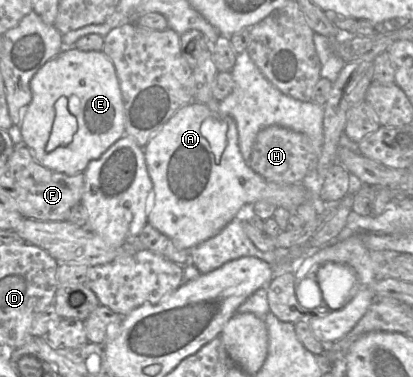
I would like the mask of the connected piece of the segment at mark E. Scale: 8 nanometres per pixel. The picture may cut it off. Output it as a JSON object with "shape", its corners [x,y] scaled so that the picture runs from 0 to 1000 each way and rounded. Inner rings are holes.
{"shape":[[[153,125],[153,133],[143,138],[136,149],[116,159],[77,204],[73,215],[73,239],[77,249],[77,265],[68,284],[61,292],[61,302],[53,313],[51,324],[51,355],[56,366],[56,382],[63,385],[70,398],[77,403],[85,424],[109,446],[116,446],[126,454],[155,459],[162,464],[184,464],[189,459],[201,459],[213,438],[213,432],[223,424],[237,422],[245,416],[245,411],[269,387],[274,385],[283,371],[295,366],[303,358],[303,297],[300,297],[300,268],[291,236],[288,212],[281,196],[278,178],[271,167],[271,162],[247,138],[247,135],[199,135],[194,130],[186,130],[182,125]],[[172,252],[184,252],[191,257],[194,265],[194,284],[191,297],[184,308],[189,340],[184,353],[179,355],[174,374],[160,385],[160,387],[143,387],[136,395],[131,395],[123,403],[111,401],[111,385],[126,345],[128,324],[133,316],[133,286],[131,276],[138,268],[140,260],[148,255],[167,257]]]}

